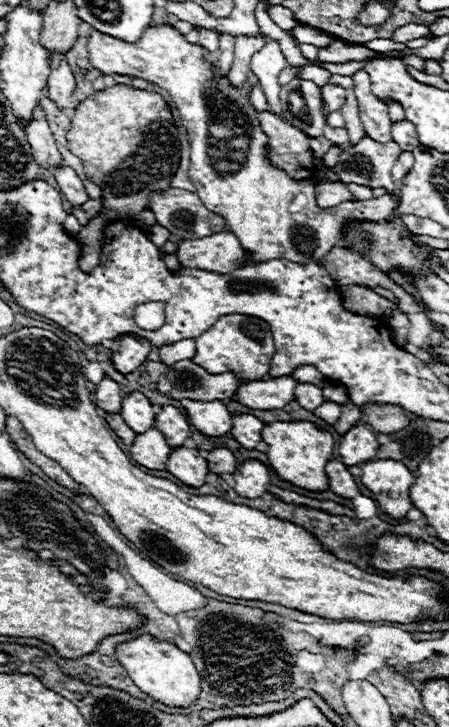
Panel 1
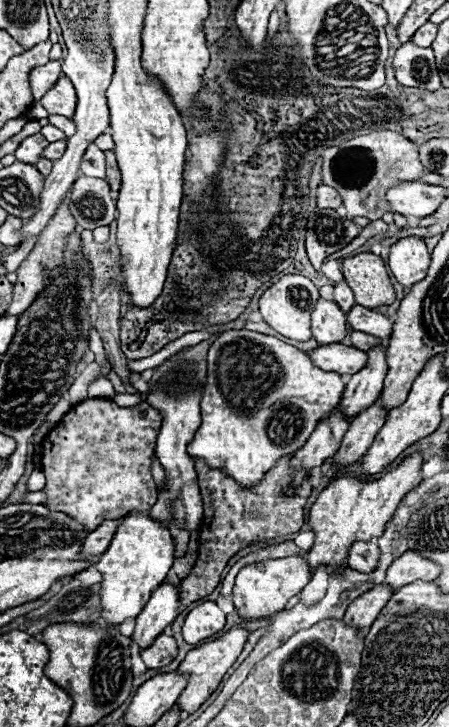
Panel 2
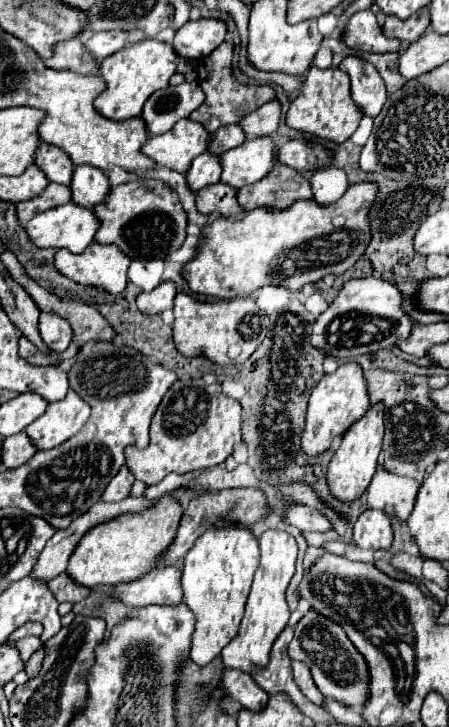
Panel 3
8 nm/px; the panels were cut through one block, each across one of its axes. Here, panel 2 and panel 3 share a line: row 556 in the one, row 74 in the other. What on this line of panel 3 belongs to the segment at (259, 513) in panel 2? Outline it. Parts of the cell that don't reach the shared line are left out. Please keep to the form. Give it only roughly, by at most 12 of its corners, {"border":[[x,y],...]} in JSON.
{"border":[[232,42],[198,66],[206,100],[190,120],[210,134],[274,100],[232,78]]}

